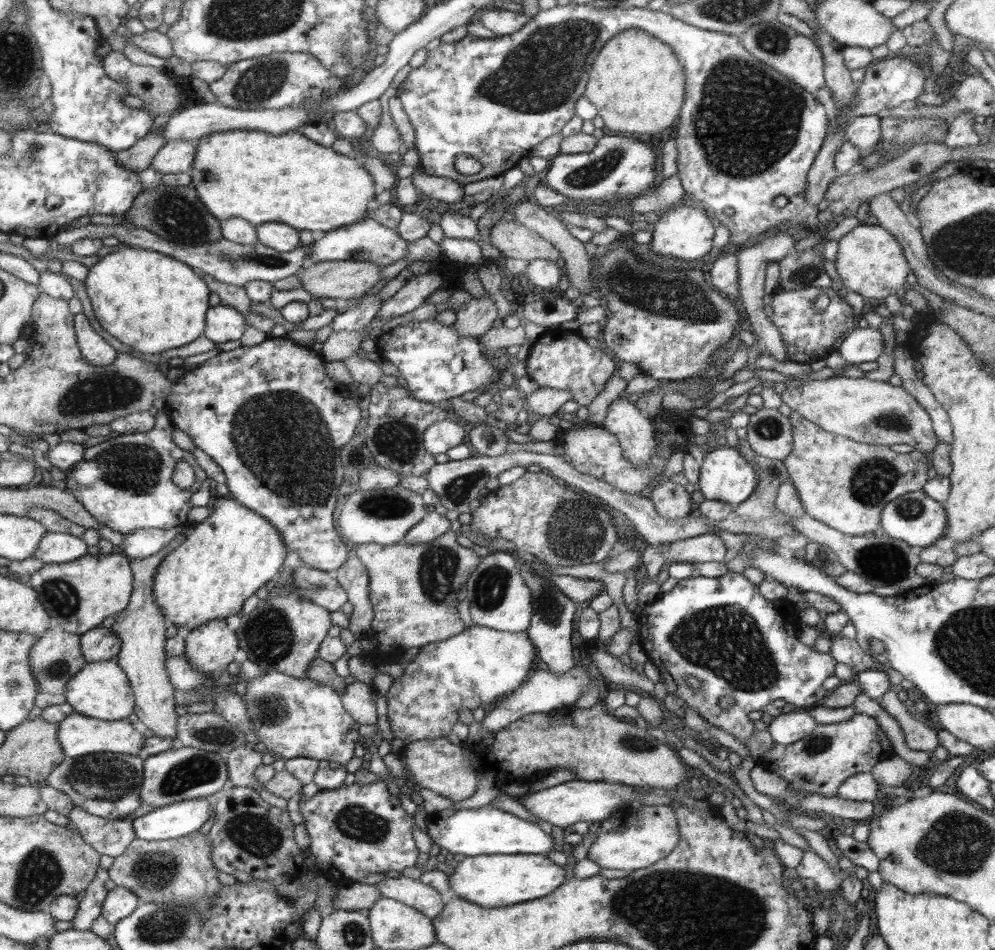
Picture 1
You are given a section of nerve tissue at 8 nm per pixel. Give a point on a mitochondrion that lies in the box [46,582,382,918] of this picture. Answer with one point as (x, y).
(103, 778)

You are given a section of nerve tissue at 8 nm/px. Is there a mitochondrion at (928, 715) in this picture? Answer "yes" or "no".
no

